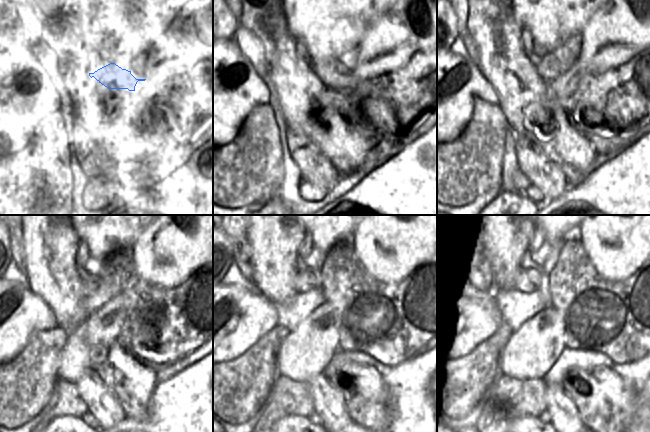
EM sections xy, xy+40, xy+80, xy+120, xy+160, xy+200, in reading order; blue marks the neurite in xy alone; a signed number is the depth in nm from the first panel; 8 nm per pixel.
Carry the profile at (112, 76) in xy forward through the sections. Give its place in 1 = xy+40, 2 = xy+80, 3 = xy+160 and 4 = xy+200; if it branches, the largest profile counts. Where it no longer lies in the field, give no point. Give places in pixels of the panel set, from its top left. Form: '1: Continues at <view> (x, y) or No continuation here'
1: Continues at xy+40 (333, 75)
2: Continues at xy+80 (547, 68)
3: Continues at xy+160 (306, 280)
4: Continues at xy+200 (528, 280)

